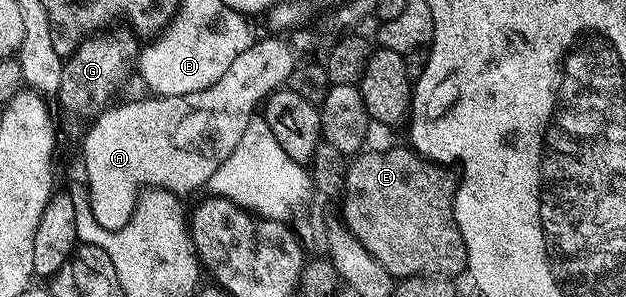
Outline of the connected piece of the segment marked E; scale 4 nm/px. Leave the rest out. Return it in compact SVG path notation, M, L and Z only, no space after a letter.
M409 146L387 152L363 151L346 165L344 224L395 278L458 278L468 268L468 249L456 226L454 195L459 177L444 164L434 164Z

